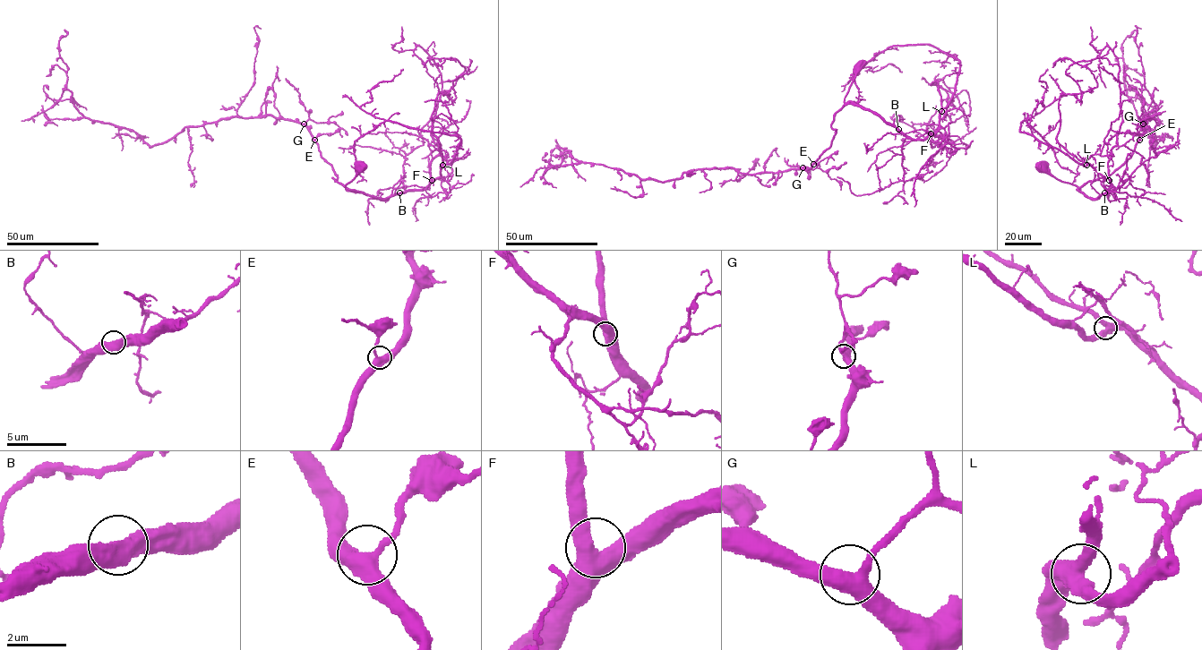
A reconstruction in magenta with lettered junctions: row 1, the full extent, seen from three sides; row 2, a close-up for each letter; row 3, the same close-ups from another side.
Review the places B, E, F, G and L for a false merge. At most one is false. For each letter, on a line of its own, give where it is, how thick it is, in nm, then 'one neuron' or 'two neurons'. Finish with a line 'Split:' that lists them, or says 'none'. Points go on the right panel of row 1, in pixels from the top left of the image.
B: (1104, 192) | 650 nm | one neuron
E: (1139, 140) | 440 nm | one neuron
F: (1109, 180) | 550 nm | one neuron
G: (1143, 124) | 400 nm | one neuron
L: (1086, 165) | 480 nm | one neuron
Split: none

